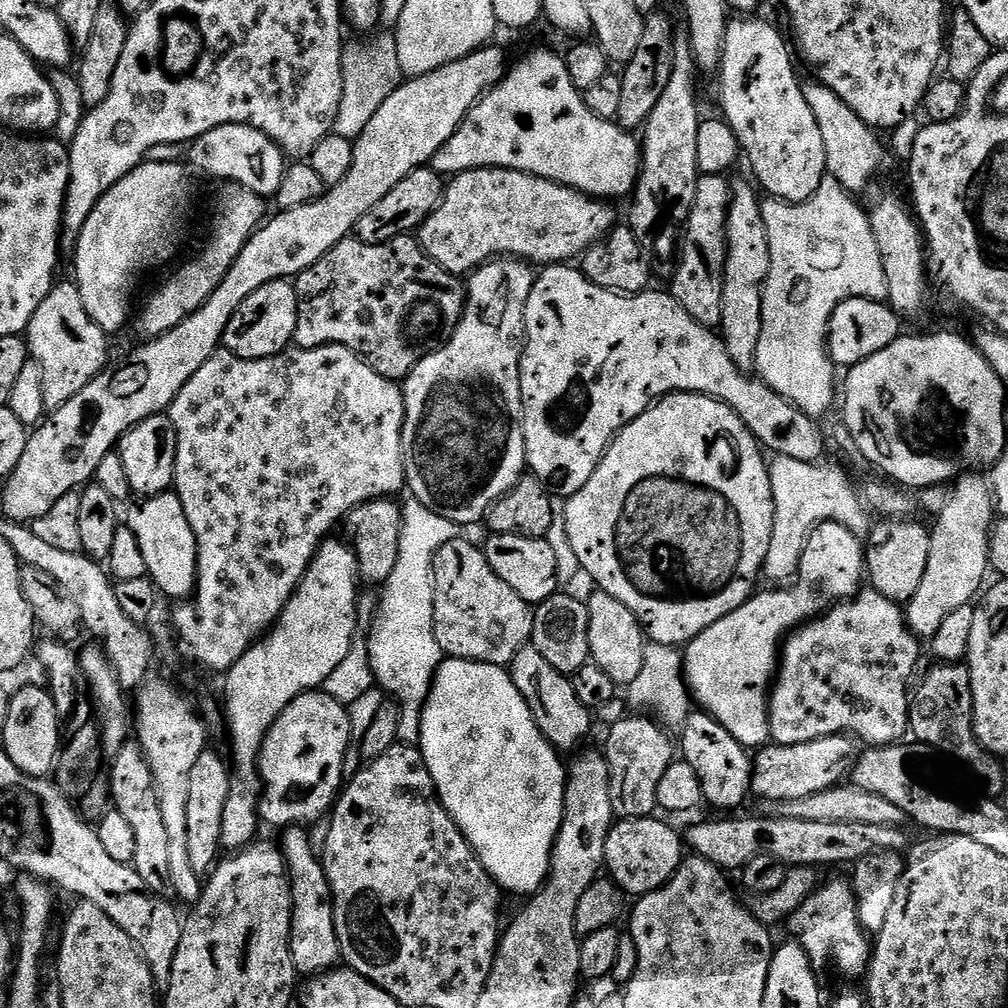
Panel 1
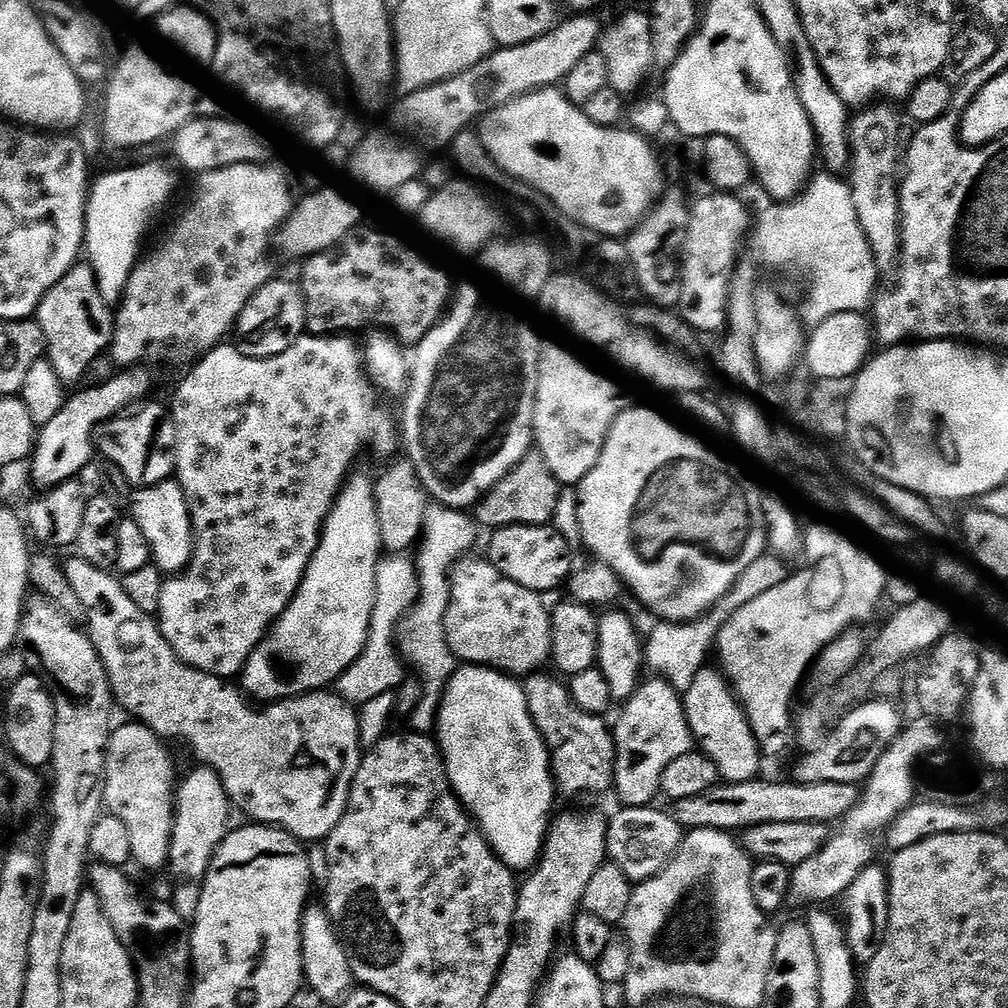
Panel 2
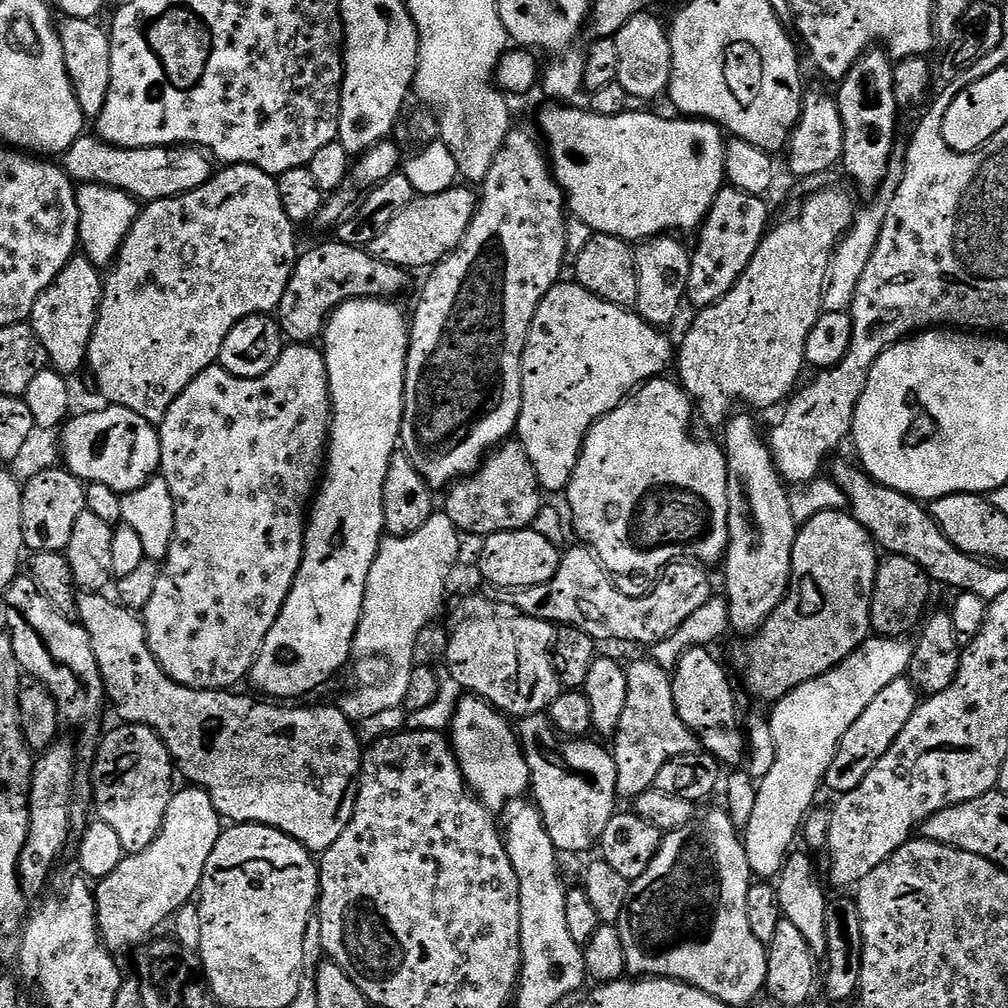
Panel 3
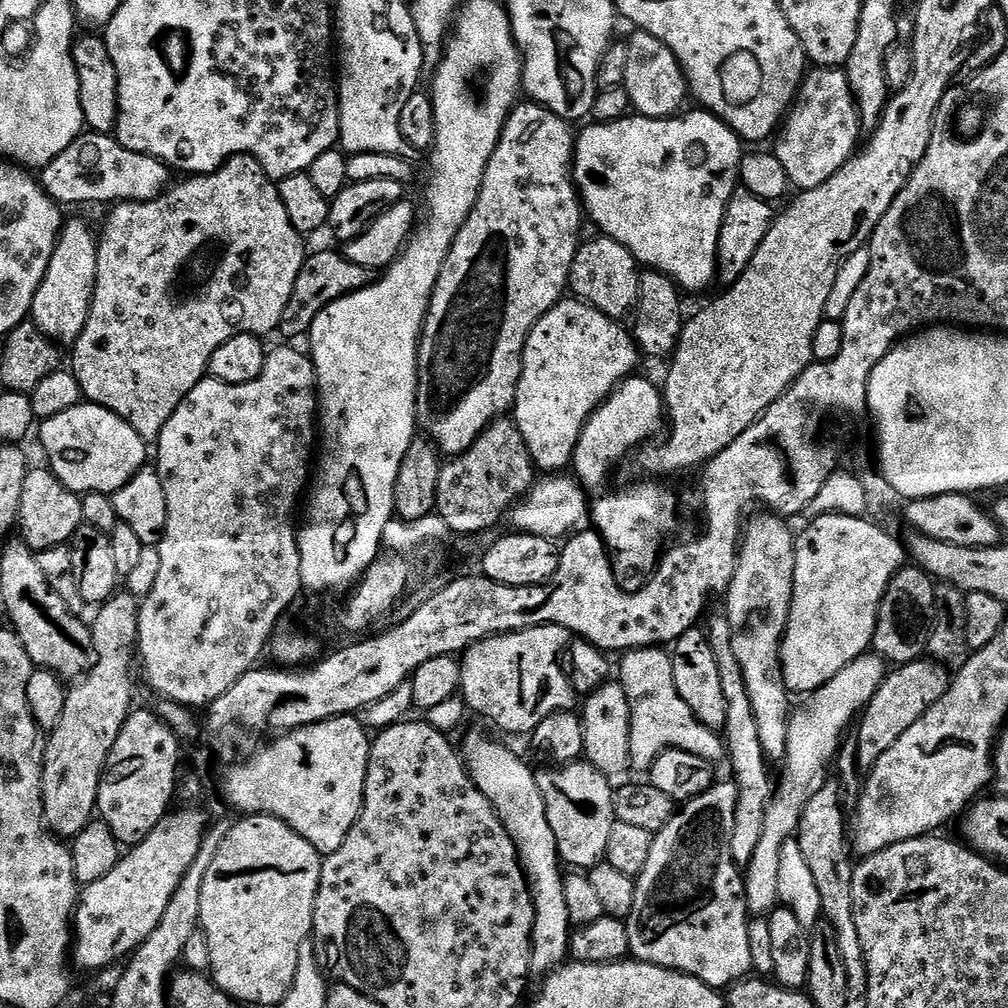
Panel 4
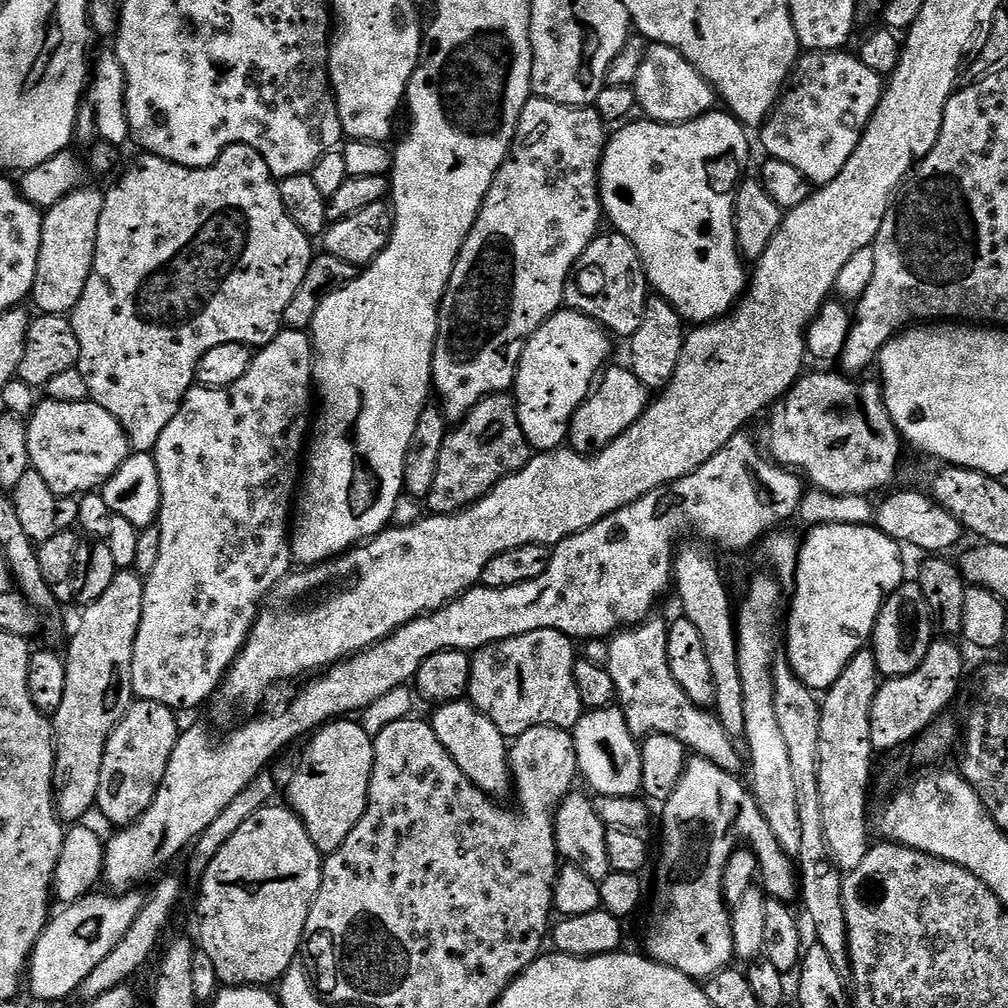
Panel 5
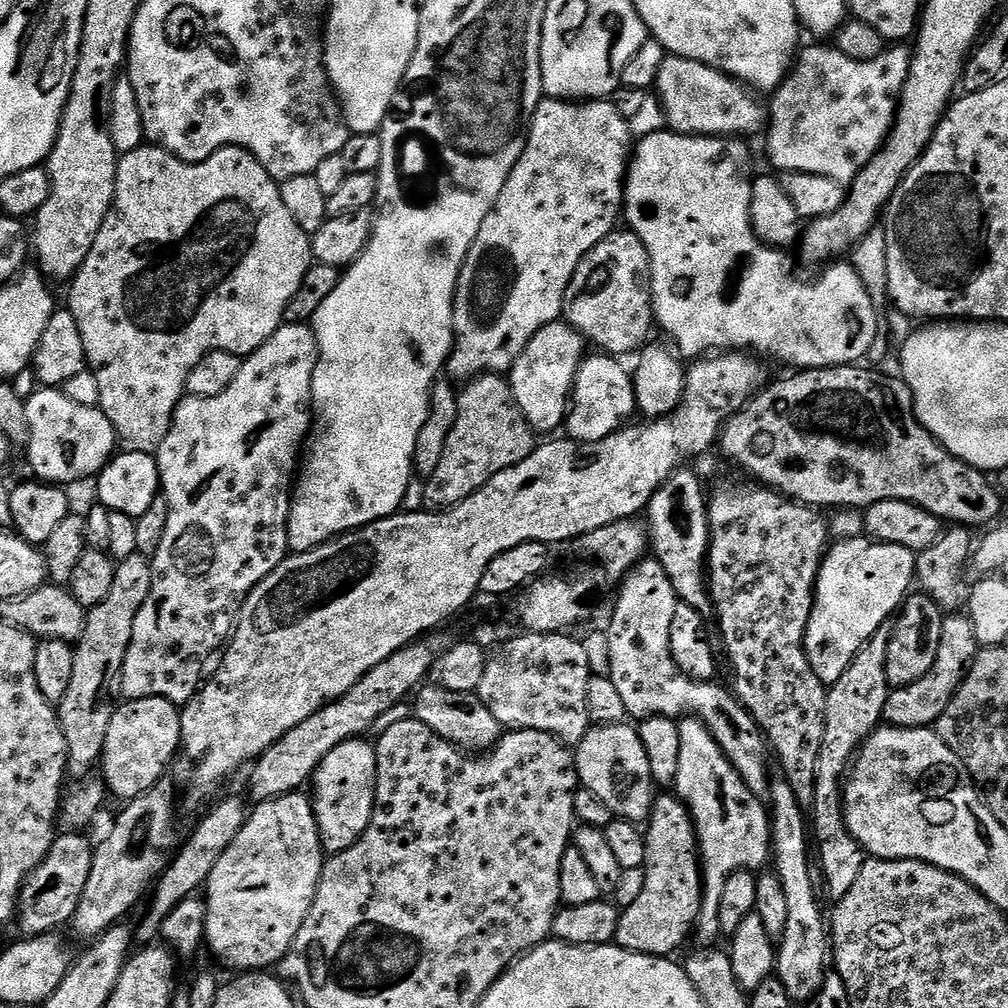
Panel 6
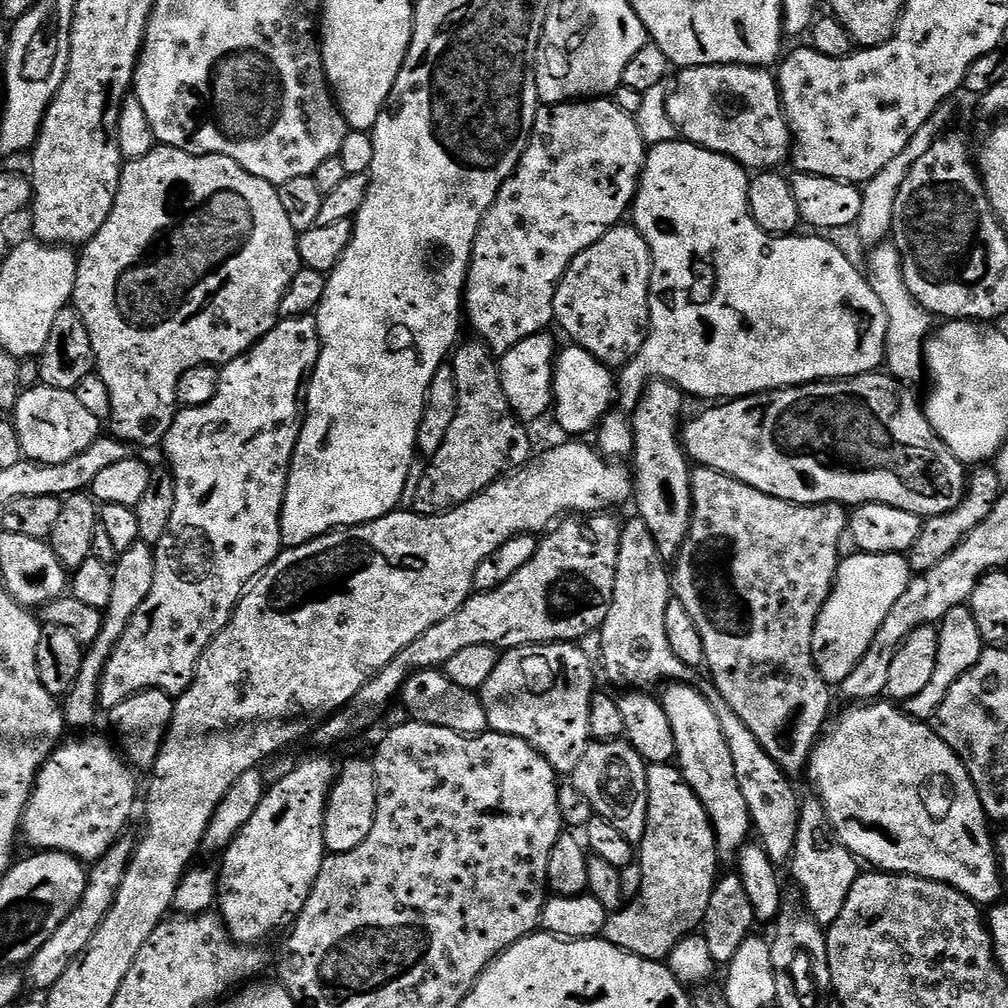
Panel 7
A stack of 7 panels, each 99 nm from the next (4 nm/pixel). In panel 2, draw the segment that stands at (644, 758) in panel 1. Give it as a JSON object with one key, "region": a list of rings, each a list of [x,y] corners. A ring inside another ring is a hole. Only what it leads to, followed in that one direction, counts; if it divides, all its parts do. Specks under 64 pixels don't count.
{"region":[[[651,678],[641,683],[636,693],[623,705],[624,713],[620,716],[616,728],[611,729],[612,747],[616,750],[616,769],[614,775],[614,793],[626,808],[642,808],[653,803],[660,791],[662,770],[674,762],[674,758],[682,758],[684,752],[691,752],[694,741],[684,717],[684,706],[681,695],[662,678]]]}

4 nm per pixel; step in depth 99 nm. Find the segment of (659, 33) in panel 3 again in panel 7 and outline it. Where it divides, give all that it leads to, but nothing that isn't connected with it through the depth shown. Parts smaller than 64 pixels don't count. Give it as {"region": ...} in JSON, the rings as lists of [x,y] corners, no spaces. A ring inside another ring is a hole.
{"region":[[[711,64],[681,68],[675,76],[676,88],[674,84],[668,109],[677,133],[688,143],[729,156],[746,170],[776,170],[789,159],[792,136],[788,133],[780,88],[768,68]],[[728,104],[741,108],[741,112],[728,112]]]}

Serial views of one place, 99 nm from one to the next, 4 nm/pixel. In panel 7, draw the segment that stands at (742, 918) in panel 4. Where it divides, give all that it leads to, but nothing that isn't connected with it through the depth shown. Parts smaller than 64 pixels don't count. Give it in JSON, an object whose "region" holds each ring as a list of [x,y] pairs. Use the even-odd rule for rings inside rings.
{"region":[[[672,682],[664,690],[662,703],[666,718],[670,718],[670,727],[674,730],[679,770],[712,820],[720,856],[735,857],[740,849],[749,843],[754,829],[746,798],[742,798],[742,786],[738,786],[738,774],[734,774],[734,758],[730,754],[726,734],[722,734],[722,722],[718,722],[714,706],[710,706],[708,699],[700,693],[699,687]]]}

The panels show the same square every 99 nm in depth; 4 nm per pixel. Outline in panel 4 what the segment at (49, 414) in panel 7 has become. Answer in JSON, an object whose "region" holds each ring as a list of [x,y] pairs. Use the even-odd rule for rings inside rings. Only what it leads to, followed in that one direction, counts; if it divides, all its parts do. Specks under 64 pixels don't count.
{"region":[[[81,402],[54,418],[43,421],[38,428],[40,444],[44,447],[47,467],[71,491],[87,494],[116,492],[150,460],[149,445],[118,414],[97,404]]]}

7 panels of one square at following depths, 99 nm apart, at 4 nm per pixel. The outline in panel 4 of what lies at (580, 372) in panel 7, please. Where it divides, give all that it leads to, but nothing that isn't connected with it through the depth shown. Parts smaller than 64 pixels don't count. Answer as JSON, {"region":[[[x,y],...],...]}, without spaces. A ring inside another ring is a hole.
{"region":[[[633,374],[620,381],[612,395],[584,424],[576,443],[576,453],[572,455],[571,467],[576,468],[575,479],[579,480],[585,489],[602,487],[607,482],[612,467],[627,454],[628,448],[639,449],[659,428],[661,431],[665,423],[666,409],[661,389],[657,385],[655,388],[646,377],[640,375]]]}

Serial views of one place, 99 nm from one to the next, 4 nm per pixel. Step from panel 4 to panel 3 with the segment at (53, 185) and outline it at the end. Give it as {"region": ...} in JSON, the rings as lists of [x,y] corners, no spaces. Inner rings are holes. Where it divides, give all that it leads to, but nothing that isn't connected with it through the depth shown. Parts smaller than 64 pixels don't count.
{"region":[[[81,134],[62,156],[63,167],[80,186],[103,185],[105,188],[117,188],[119,192],[127,192],[141,201],[151,202],[164,200],[173,194],[190,192],[193,188],[201,188],[214,172],[213,161],[200,150],[185,150],[180,146],[118,148],[95,135],[88,135]],[[147,168],[148,184],[143,180]]]}

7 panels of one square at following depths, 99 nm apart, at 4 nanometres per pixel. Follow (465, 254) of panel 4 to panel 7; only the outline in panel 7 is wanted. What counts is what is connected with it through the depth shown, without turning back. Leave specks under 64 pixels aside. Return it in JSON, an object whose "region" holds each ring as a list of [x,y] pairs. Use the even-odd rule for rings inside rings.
{"region":[[[589,98],[587,100],[578,100],[575,102],[569,102],[566,104],[549,104],[547,106],[541,107],[539,111],[536,113],[536,121],[534,122],[534,126],[532,127],[532,137],[528,139],[528,145],[526,146],[526,150],[522,154],[522,158],[518,162],[518,166],[512,171],[512,176],[510,178],[506,178],[506,182],[501,186],[498,190],[498,194],[494,198],[494,202],[490,206],[490,210],[486,210],[486,214],[482,218],[482,222],[478,226],[478,234],[474,238],[474,246],[472,247],[472,261],[468,263],[468,282],[464,286],[464,303],[463,307],[466,309],[466,320],[472,323],[472,328],[477,337],[483,340],[485,344],[488,345],[489,348],[492,349],[493,353],[503,354],[509,352],[514,346],[518,346],[518,342],[520,340],[525,340],[526,338],[530,338],[531,336],[539,336],[541,333],[545,331],[544,328],[549,323],[550,325],[554,320],[554,294],[558,290],[558,286],[560,285],[560,279],[564,276],[564,271],[570,266],[570,262],[574,258],[578,258],[578,254],[582,254],[582,250],[586,250],[590,246],[594,246],[594,242],[598,242],[598,238],[602,238],[606,233],[609,232],[612,228],[617,227],[621,223],[620,220],[623,216],[627,217],[629,215],[630,209],[636,198],[636,189],[638,187],[638,181],[640,179],[640,175],[642,174],[642,170],[644,169],[644,157],[646,155],[646,145],[644,139],[642,138],[642,134],[638,130],[638,126],[636,125],[635,116],[631,116],[630,114],[626,114],[622,110],[618,110],[618,106],[616,105],[615,99],[612,98]]]}

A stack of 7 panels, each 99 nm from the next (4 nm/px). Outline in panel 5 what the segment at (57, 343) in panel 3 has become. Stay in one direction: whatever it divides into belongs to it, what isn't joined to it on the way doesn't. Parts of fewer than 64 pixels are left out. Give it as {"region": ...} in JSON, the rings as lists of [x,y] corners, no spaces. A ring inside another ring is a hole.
{"region":[[[81,186],[75,188],[66,198],[62,198],[43,213],[42,250],[38,250],[38,274],[34,274],[31,303],[36,303],[36,312],[40,314],[70,314],[78,306],[78,298],[82,298],[82,290],[86,290],[86,278],[90,278],[90,270],[94,266],[94,254],[98,242],[98,218],[102,218],[104,192],[101,189]]]}

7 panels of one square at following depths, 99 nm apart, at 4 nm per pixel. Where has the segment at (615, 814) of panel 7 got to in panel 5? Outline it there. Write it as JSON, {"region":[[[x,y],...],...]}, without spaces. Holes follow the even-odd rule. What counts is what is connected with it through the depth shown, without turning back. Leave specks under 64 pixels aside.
{"region":[[[619,707],[585,711],[571,729],[578,754],[579,775],[597,796],[636,796],[642,789],[642,754],[638,738],[626,726]]]}

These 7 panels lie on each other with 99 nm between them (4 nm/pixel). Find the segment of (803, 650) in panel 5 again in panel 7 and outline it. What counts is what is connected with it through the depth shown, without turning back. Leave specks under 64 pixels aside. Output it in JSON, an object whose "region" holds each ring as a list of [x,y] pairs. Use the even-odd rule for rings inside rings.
{"region":[[[859,551],[852,557],[841,559],[836,571],[832,592],[826,598],[814,626],[812,653],[816,669],[830,686],[839,686],[862,662],[862,654],[870,650],[878,626],[890,614],[890,606],[902,598],[910,579],[910,564],[899,552],[874,554]]]}

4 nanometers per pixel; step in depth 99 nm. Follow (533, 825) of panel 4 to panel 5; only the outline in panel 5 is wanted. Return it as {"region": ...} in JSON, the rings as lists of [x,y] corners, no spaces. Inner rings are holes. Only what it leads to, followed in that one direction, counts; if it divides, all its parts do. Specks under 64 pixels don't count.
{"region":[[[467,699],[455,700],[449,704],[441,704],[430,716],[430,723],[434,734],[438,734],[438,742],[446,746],[450,758],[458,762],[458,770],[478,786],[488,796],[504,798],[508,791],[513,791],[514,777],[510,763],[509,741],[500,733],[498,726],[486,718]]]}

